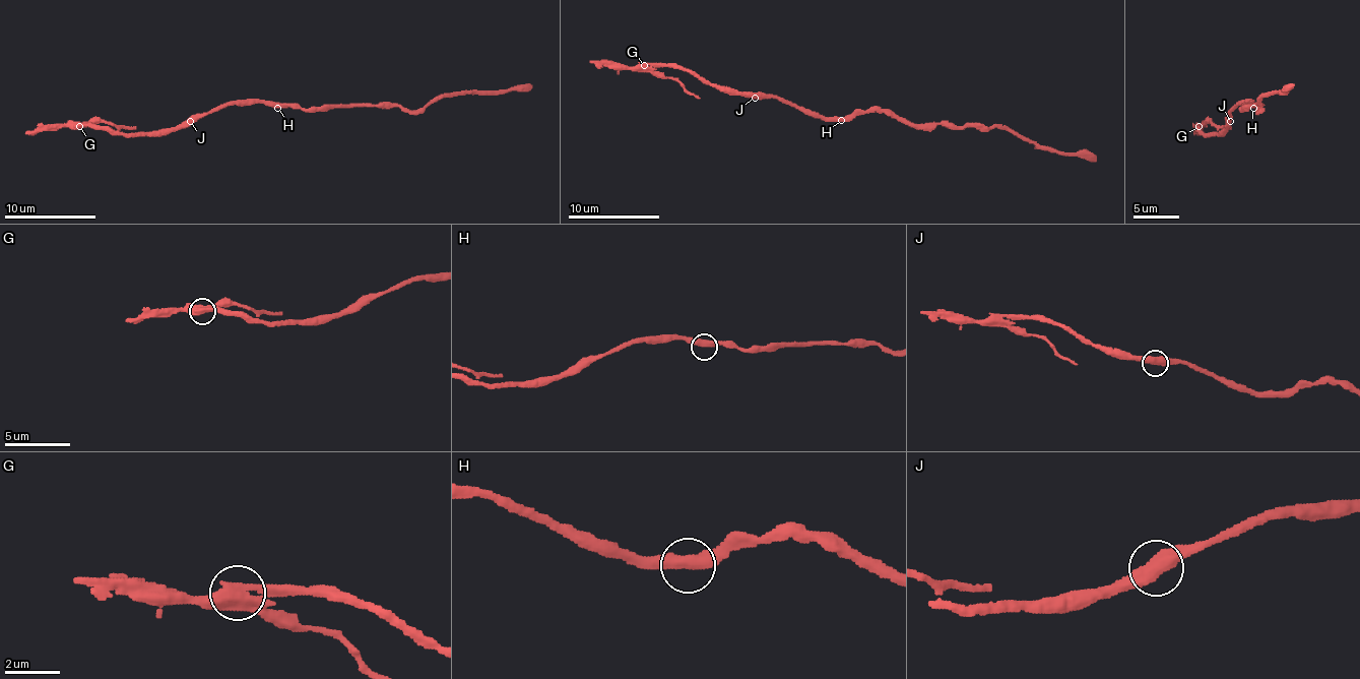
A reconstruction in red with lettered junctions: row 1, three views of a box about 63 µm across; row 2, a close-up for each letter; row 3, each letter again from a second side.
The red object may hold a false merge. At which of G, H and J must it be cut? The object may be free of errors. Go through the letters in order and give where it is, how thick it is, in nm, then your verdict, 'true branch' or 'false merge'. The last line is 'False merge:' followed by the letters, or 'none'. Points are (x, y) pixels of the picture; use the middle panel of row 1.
G: (644, 65) | 500 nm | false merge
H: (841, 120) | 460 nm | true branch
J: (755, 98) | 500 nm | true branch
False merge: G

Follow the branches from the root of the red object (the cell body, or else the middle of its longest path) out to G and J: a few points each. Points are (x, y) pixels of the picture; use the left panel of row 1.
G: (277, 103), (227, 103), (210, 112), (192, 114), (174, 128), (151, 133), (115, 133), (106, 128), (80, 126)
J: (277, 103), (227, 103), (210, 112), (197, 114), (190, 121)

